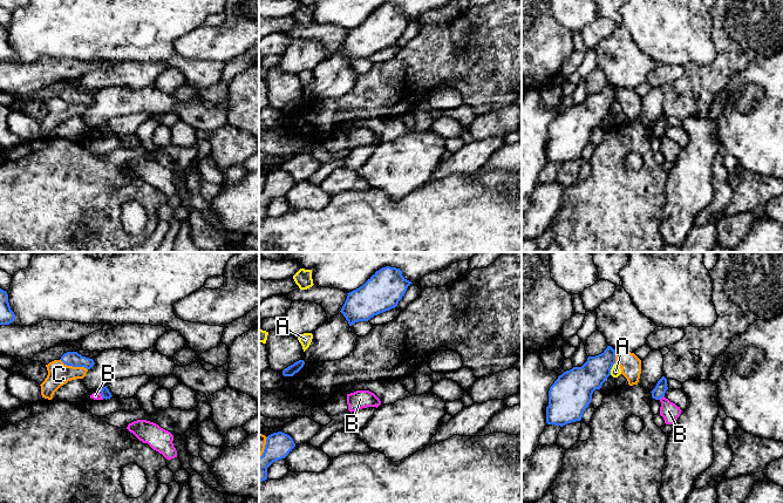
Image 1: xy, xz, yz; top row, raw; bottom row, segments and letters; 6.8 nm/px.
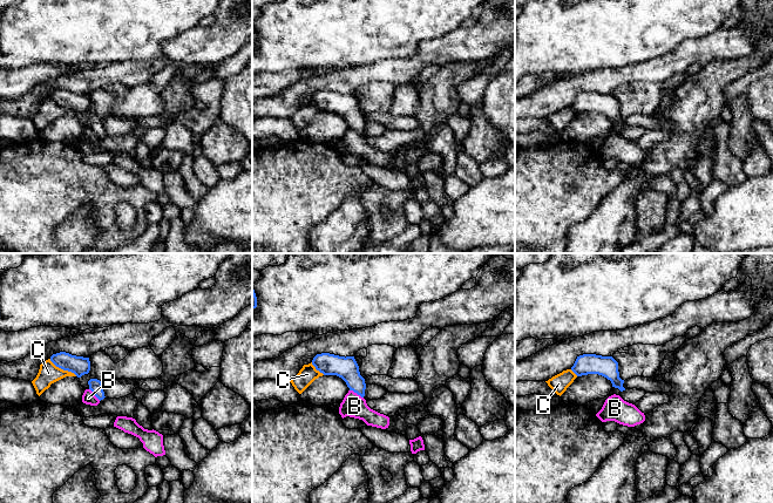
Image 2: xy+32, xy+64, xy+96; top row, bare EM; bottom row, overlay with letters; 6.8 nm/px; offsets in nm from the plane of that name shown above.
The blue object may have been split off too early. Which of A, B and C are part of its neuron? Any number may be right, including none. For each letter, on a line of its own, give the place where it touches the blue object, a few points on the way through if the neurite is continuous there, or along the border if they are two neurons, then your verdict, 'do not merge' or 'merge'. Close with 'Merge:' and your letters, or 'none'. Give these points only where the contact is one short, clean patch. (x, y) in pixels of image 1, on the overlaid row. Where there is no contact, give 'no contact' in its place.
A: yz (611, 368) | do not merge
B: yz (661, 396) | along yz (664, 395), (659, 399) | do not merge
C: xy (74, 366) | do not merge
Merge: none

